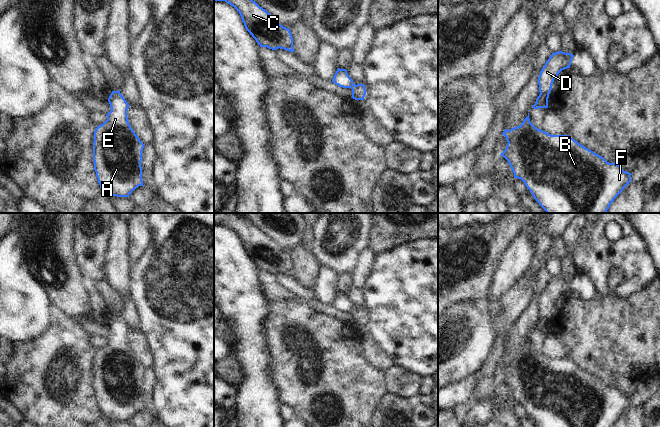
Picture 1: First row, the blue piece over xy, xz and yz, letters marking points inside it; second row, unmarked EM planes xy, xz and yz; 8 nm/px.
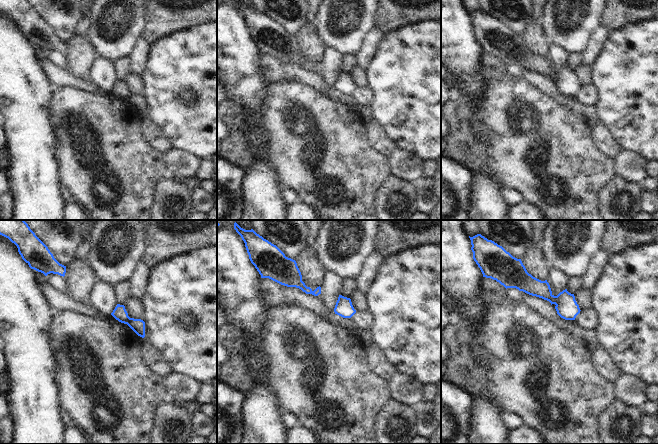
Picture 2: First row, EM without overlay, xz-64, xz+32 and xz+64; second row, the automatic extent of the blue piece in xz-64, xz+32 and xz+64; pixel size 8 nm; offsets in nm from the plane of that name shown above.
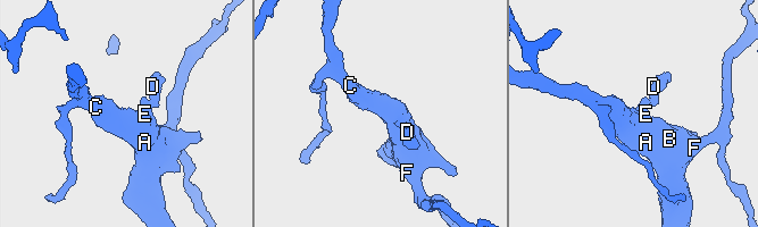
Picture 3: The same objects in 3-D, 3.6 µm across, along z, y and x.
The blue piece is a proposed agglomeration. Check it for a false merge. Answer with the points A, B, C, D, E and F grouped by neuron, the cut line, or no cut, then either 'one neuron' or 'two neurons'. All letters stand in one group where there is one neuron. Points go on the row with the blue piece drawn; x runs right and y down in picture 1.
A B C E F / D | xz (353, 84), (350, 87) | two neurons

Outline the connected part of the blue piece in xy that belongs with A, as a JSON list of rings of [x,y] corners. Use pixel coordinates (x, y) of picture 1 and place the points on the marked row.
[[[112,91],[108,98],[111,111],[107,120],[94,131],[93,161],[94,170],[102,193],[107,196],[129,197],[133,190],[144,186],[142,181],[142,151],[144,144],[131,128],[127,109],[130,107],[120,91]]]

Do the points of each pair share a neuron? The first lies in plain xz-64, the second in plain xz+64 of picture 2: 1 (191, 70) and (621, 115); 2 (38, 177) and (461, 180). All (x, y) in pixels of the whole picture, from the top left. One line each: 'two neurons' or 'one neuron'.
1: one neuron
2: two neurons

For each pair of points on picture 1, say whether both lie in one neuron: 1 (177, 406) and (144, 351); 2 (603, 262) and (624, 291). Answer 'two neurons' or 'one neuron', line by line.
1: two neurons
2: one neuron

